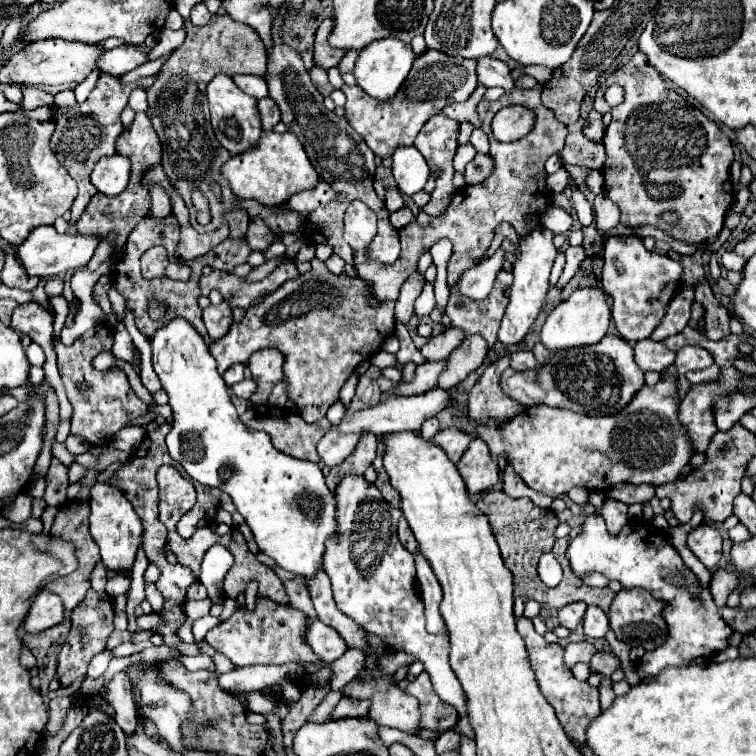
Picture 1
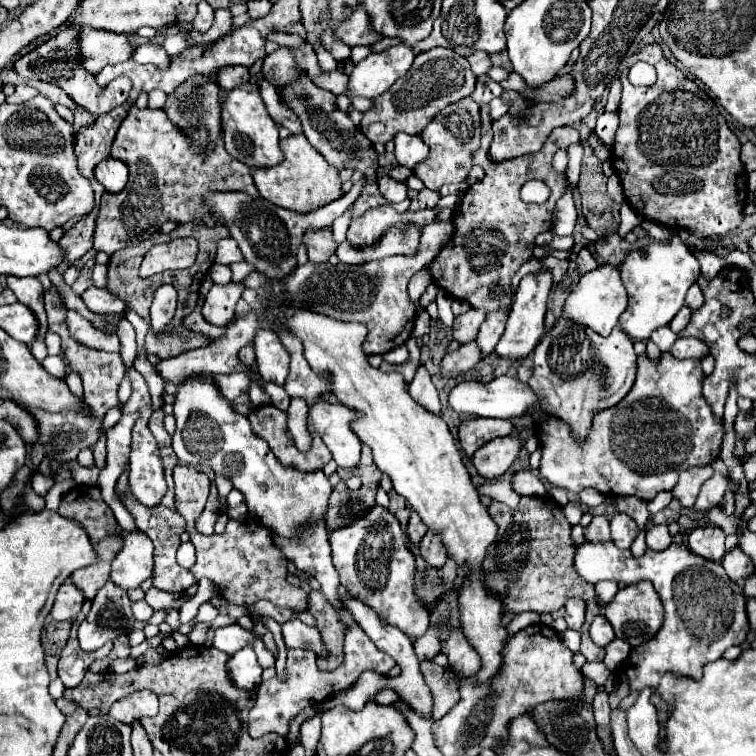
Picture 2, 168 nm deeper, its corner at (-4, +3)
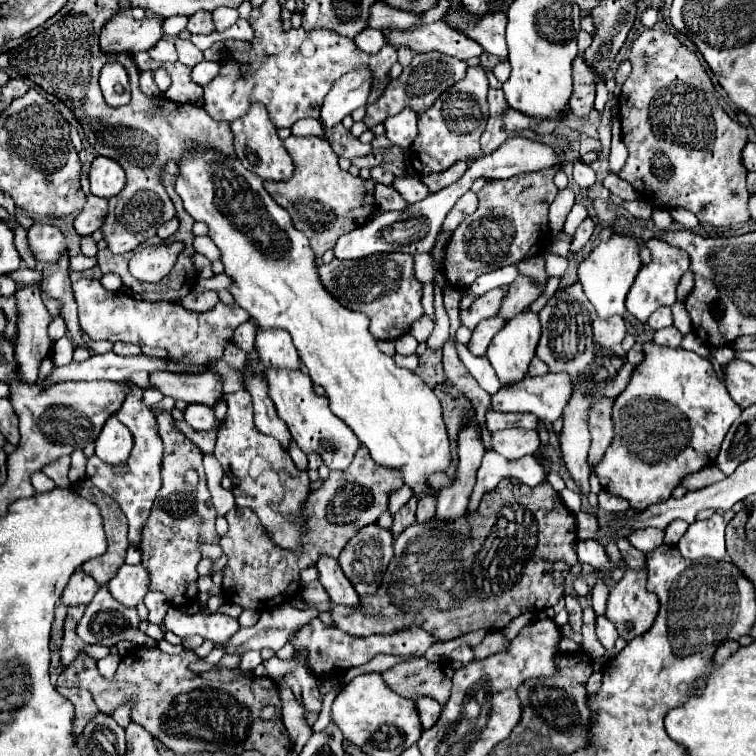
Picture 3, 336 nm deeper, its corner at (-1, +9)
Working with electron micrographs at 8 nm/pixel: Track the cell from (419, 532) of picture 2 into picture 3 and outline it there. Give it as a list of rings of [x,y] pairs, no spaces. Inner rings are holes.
[[[425,495],[417,505],[417,523],[425,523],[435,515],[435,499],[437,495]]]

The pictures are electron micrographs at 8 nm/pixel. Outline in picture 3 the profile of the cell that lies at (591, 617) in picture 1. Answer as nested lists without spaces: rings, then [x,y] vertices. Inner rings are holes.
[[[597,617],[597,637],[605,649],[611,649],[619,637],[617,629],[605,617]]]

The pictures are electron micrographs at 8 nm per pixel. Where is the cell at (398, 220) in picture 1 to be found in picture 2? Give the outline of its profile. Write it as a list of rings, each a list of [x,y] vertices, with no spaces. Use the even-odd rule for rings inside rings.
[[[424,189],[424,191],[420,191],[420,193],[418,193],[418,197],[416,197],[416,199],[412,199],[412,201],[410,201],[410,209],[408,209],[408,211],[432,209],[432,207],[436,207],[438,199],[440,199],[438,191],[430,191],[430,189]]]

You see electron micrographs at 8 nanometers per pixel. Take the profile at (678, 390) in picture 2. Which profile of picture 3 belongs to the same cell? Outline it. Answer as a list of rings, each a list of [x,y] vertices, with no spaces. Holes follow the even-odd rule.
[[[655,341],[643,343],[645,359],[635,367],[633,377],[627,389],[615,399],[613,405],[613,423],[615,423],[615,439],[611,441],[605,457],[593,469],[599,475],[599,481],[605,491],[611,495],[623,497],[629,501],[633,511],[643,511],[651,503],[659,503],[661,499],[669,499],[673,489],[683,481],[685,475],[701,471],[711,465],[717,455],[721,441],[725,439],[733,421],[741,415],[741,407],[731,399],[725,385],[717,377],[711,363],[691,351],[681,347],[669,349],[661,347]]]

